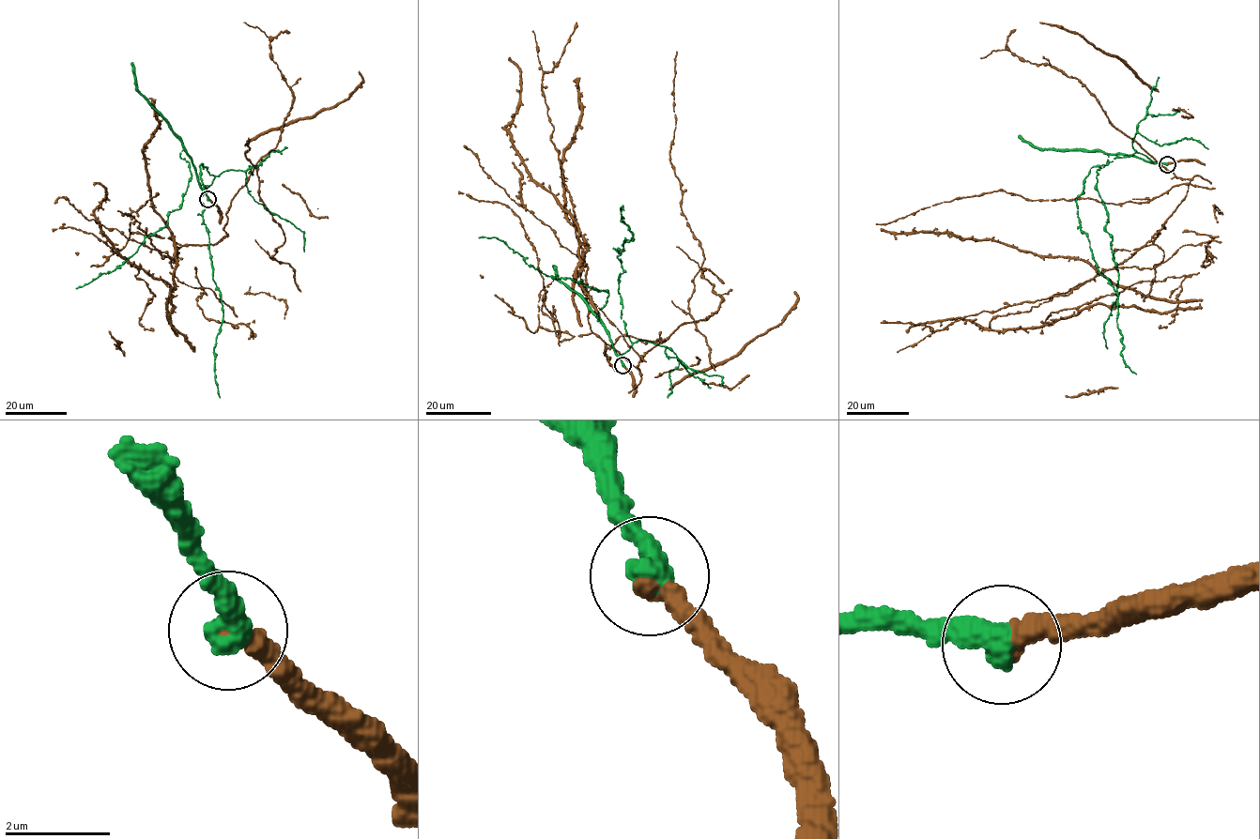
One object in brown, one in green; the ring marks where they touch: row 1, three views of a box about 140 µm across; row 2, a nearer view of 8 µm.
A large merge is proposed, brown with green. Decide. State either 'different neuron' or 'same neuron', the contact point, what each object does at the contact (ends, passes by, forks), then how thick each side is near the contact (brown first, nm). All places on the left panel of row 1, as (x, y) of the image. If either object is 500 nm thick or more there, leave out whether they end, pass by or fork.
same neuron | (207, 199) | 400/550 nm

